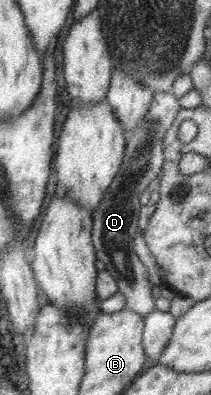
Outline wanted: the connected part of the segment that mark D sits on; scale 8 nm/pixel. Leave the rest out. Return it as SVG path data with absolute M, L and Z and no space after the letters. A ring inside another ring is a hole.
M156 92L149 110L143 120L137 123L135 130L127 139L120 170L114 175L108 186L102 203L95 209L93 217L93 246L97 259L104 262L106 270L116 279L119 293L127 299L127 307L138 313L144 320L155 310L152 293L153 284L149 281L146 265L134 253L134 233L139 227L139 213L145 202L145 191L148 185L160 177L163 170L164 136L172 127L175 117L182 109L173 92Z

